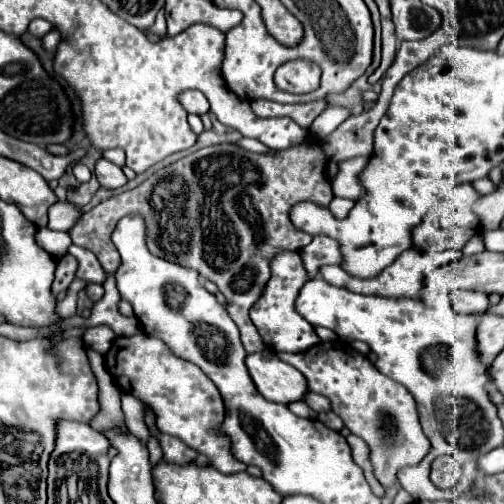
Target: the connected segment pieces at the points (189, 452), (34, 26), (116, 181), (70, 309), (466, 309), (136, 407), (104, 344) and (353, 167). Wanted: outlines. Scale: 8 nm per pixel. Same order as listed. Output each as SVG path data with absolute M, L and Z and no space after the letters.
M159 434L159 442L163 448L163 458L167 462L175 462L175 464L187 464L191 460L197 458L197 452L193 448L189 448L187 444L183 444L179 438L175 436L167 436L167 434Z
M35 18L35 20L29 24L29 28L27 28L27 32L29 32L31 36L35 36L35 38L43 38L49 30L51 30L51 24L45 22L43 18Z
M99 158L96 162L94 173L97 175L99 186L109 188L109 190L121 188L121 186L127 182L123 170L121 170L119 166L103 160L103 158Z
M75 280L70 284L66 297L57 303L57 314L61 318L69 318L76 315L77 294L81 288L85 288L85 280Z
M471 290L451 292L451 302L457 314L467 314L467 316L479 316L483 310L489 308L487 296L481 292L471 292Z
M121 392L121 406L123 406L123 414L125 414L127 428L131 428L131 432L139 440L147 442L147 428L145 428L145 422L141 420L143 418L141 402L135 396L129 396L127 392Z
M95 326L95 328L87 328L87 332L83 336L83 342L85 342L87 348L105 356L105 352L111 348L113 338L115 338L115 334L109 326Z
M359 156L359 158L349 158L339 164L339 172L335 180L331 182L333 194L341 198L351 198L359 200L365 194L365 188L359 182L359 174L365 170L365 164L369 164L369 158Z

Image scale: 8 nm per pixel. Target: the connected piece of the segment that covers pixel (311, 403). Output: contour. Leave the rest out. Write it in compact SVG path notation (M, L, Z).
M307 392L305 394L305 400L303 400L309 408L313 408L315 412L329 412L329 400L321 394L313 394L313 392Z

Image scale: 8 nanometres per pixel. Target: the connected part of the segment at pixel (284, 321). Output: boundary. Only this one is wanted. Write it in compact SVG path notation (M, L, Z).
M281 252L271 262L271 278L261 294L261 298L251 308L251 320L255 328L259 330L259 336L263 338L265 346L273 352L303 352L305 348L311 348L313 344L319 344L319 336L315 334L315 328L303 320L295 310L295 300L299 296L301 286L307 282L307 272L301 264L301 258L297 252Z

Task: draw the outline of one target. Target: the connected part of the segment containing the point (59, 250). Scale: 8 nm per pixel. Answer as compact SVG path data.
M39 228L35 234L35 240L51 256L63 256L71 246L71 238L67 236L67 232L53 232L49 228Z

